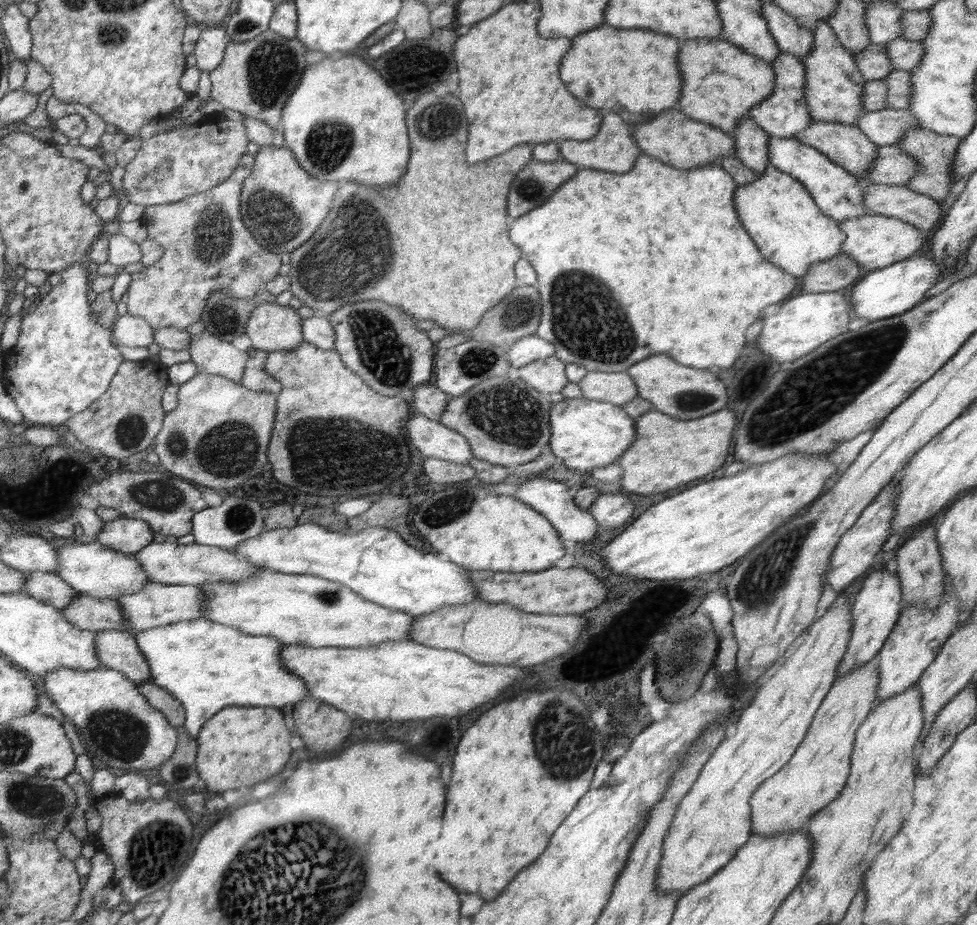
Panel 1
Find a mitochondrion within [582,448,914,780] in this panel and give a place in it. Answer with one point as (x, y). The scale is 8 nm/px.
(762, 582)

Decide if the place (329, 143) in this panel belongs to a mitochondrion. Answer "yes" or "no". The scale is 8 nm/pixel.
yes

